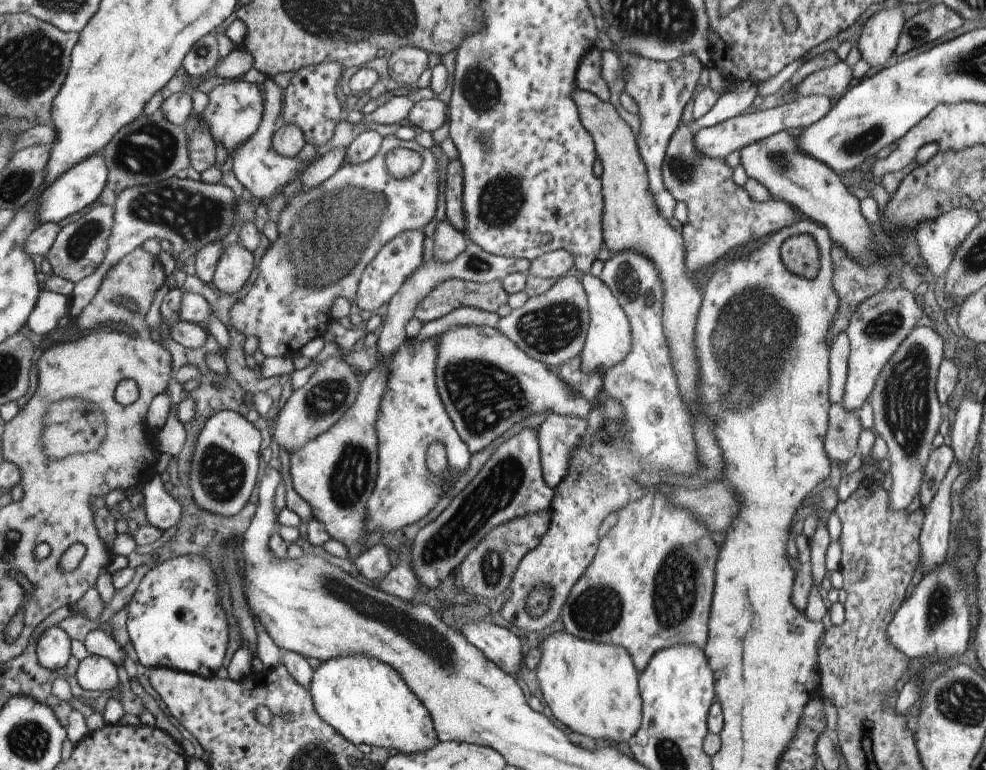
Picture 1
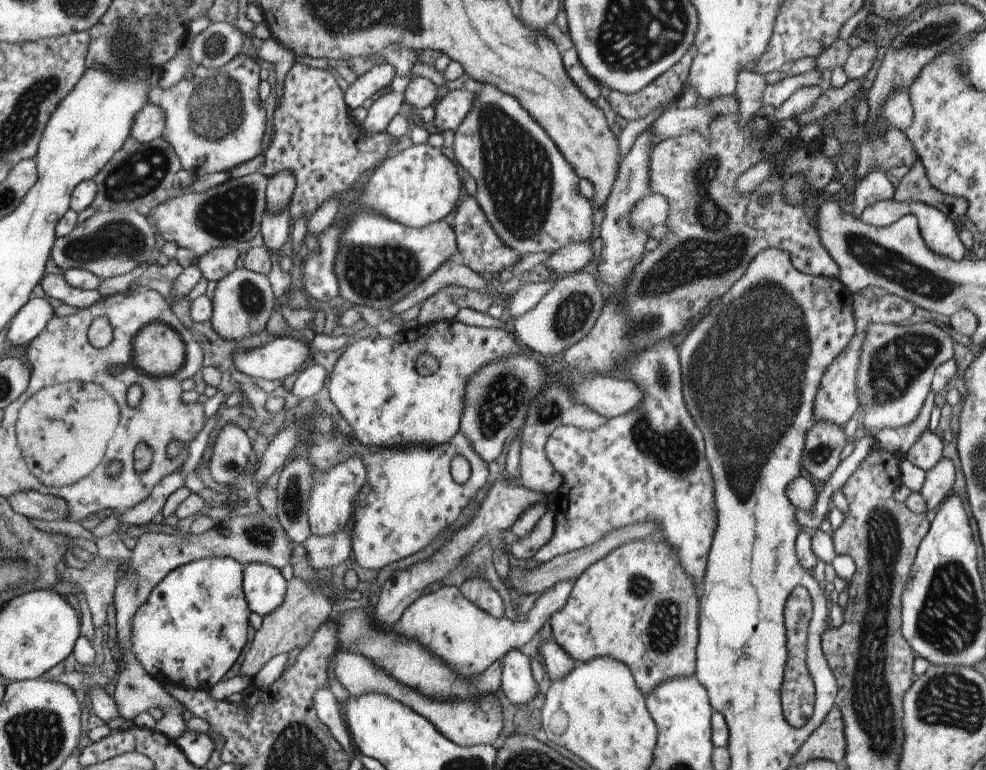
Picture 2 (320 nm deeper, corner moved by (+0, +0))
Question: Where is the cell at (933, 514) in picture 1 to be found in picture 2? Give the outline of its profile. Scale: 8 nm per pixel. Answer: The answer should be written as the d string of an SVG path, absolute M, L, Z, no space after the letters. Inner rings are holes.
M941 457L937 464L925 471L920 495L926 504L926 512L939 506L945 498L951 496L955 480L955 469L947 457Z

